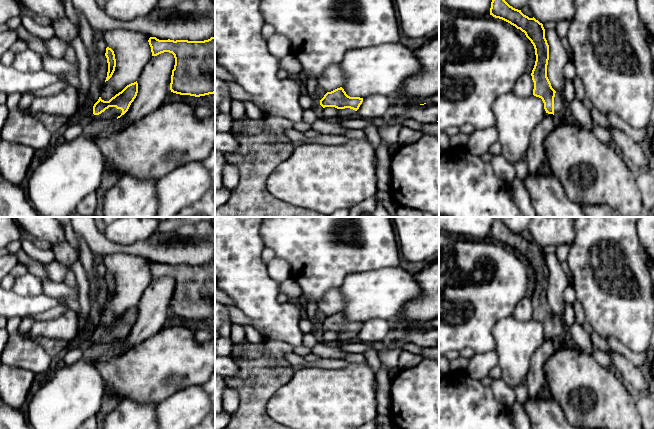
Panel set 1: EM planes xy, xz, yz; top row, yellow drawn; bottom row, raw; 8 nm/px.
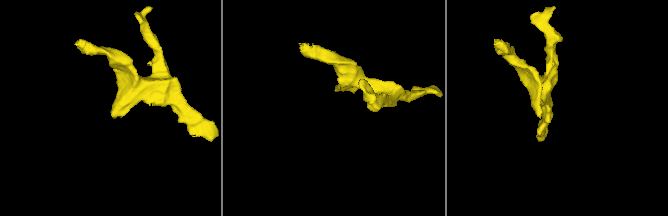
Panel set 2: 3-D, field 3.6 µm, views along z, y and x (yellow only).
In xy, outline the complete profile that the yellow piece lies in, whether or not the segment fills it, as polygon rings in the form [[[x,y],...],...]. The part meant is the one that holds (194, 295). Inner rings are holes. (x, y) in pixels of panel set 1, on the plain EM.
[[[150,261],[148,266],[152,280],[164,276],[174,279],[175,289],[171,299],[171,316],[195,321],[215,317],[215,261],[204,265],[159,264],[156,261]]]

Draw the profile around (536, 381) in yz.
[[[546,337],[543,345],[539,347],[531,358],[531,367],[526,378],[528,398],[536,399],[547,386],[547,380],[544,373],[544,366],[550,356],[556,351],[558,343],[553,338]]]

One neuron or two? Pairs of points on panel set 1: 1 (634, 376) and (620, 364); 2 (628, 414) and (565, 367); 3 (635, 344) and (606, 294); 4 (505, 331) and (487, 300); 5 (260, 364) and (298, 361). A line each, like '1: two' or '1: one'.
1: one
2: one
3: one
4: two
5: two

